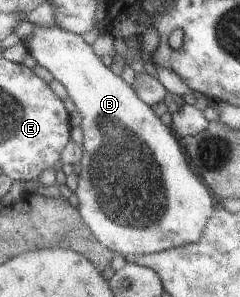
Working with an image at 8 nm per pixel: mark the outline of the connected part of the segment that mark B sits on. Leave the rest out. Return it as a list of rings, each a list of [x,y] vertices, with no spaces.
[[[57,26],[32,27],[30,35],[22,41],[27,54],[63,85],[75,106],[75,112],[82,118],[79,124],[82,130],[82,155],[78,163],[80,174],[74,193],[79,218],[96,241],[113,254],[119,253],[122,256],[156,253],[197,242],[216,205],[216,199],[189,165],[179,139],[159,121],[150,106],[137,98],[133,89],[119,75],[101,63],[80,35]]]

